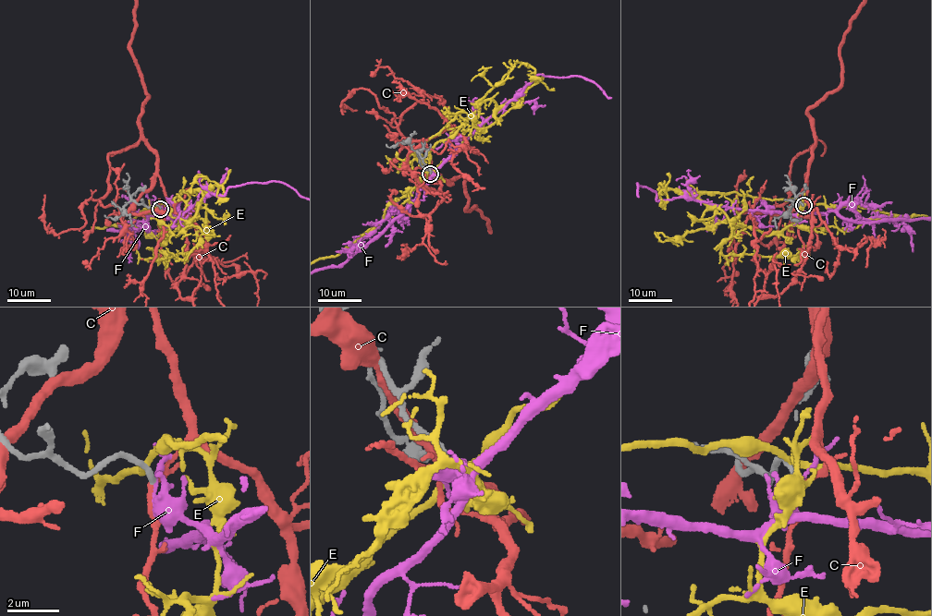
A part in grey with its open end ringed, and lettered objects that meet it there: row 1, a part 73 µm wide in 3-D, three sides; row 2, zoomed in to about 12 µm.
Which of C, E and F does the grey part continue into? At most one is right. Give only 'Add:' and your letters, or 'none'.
Add: none

